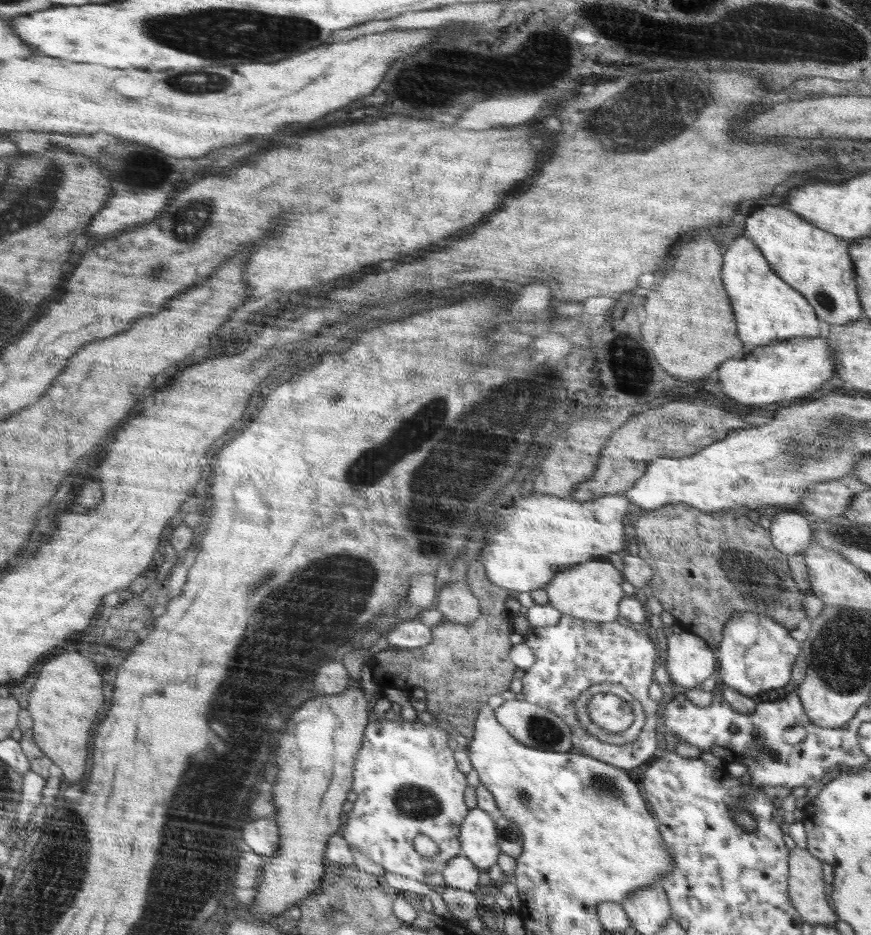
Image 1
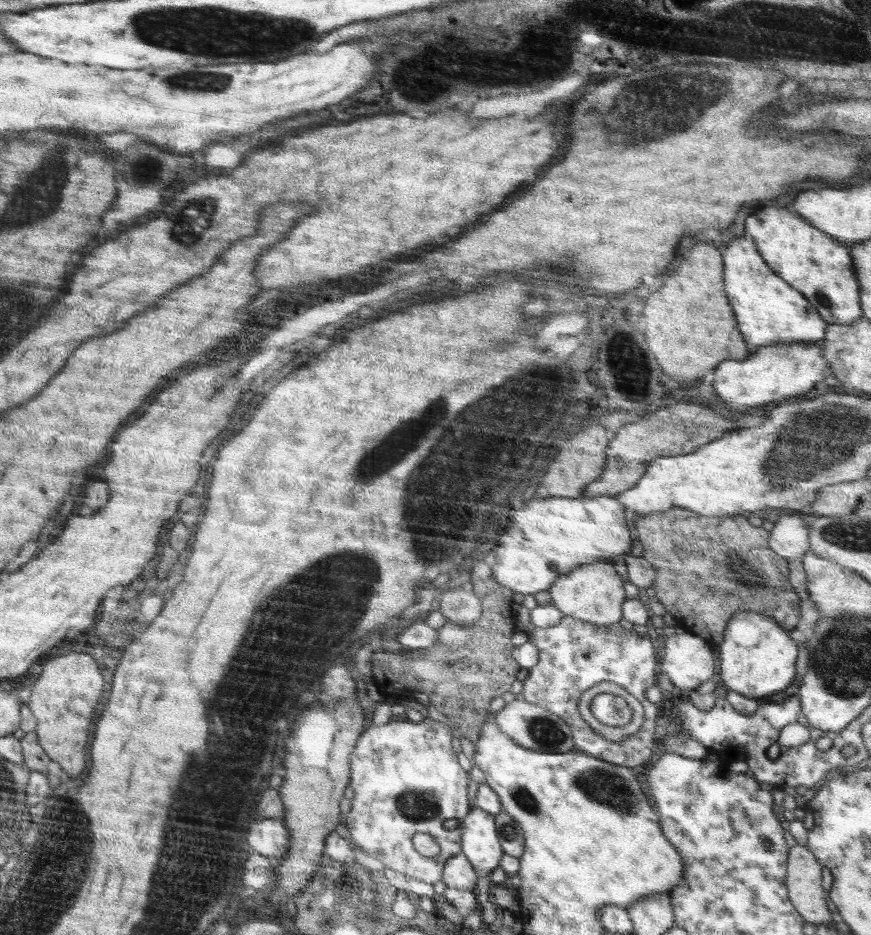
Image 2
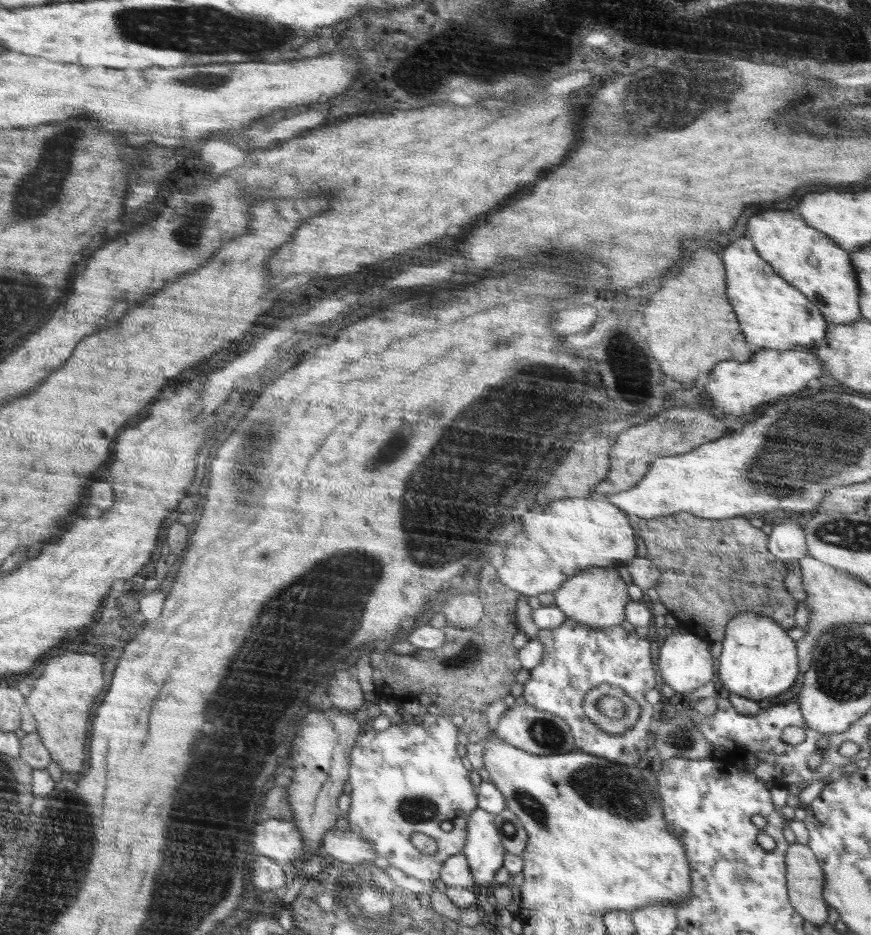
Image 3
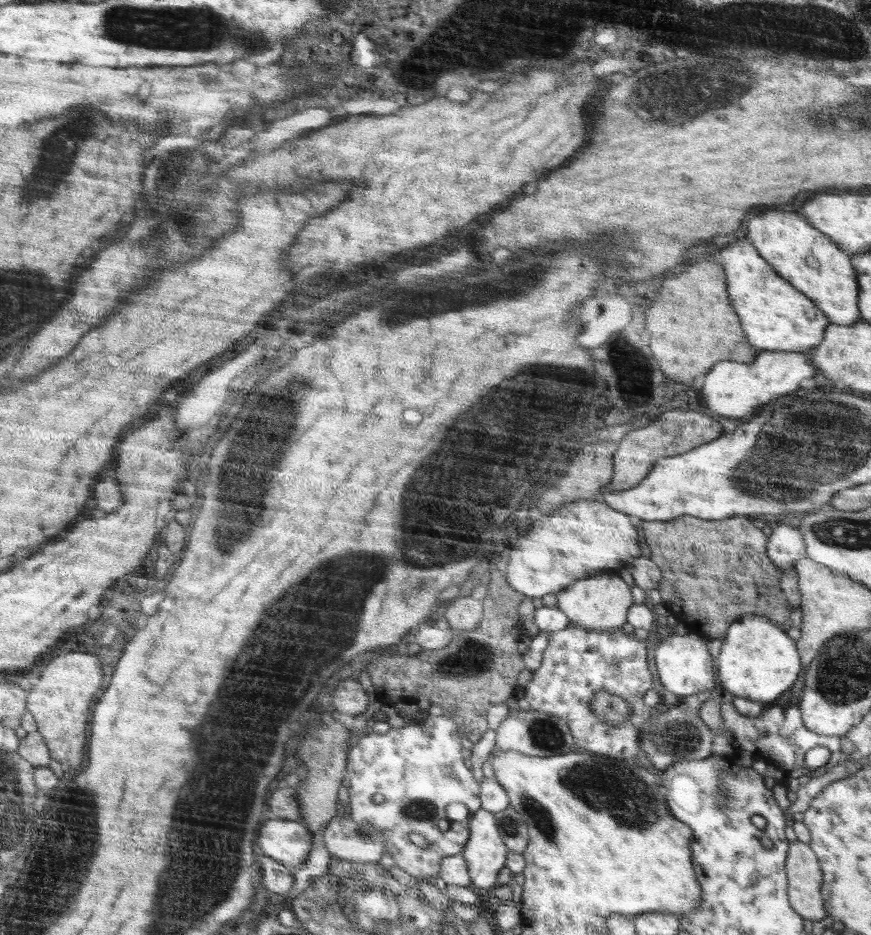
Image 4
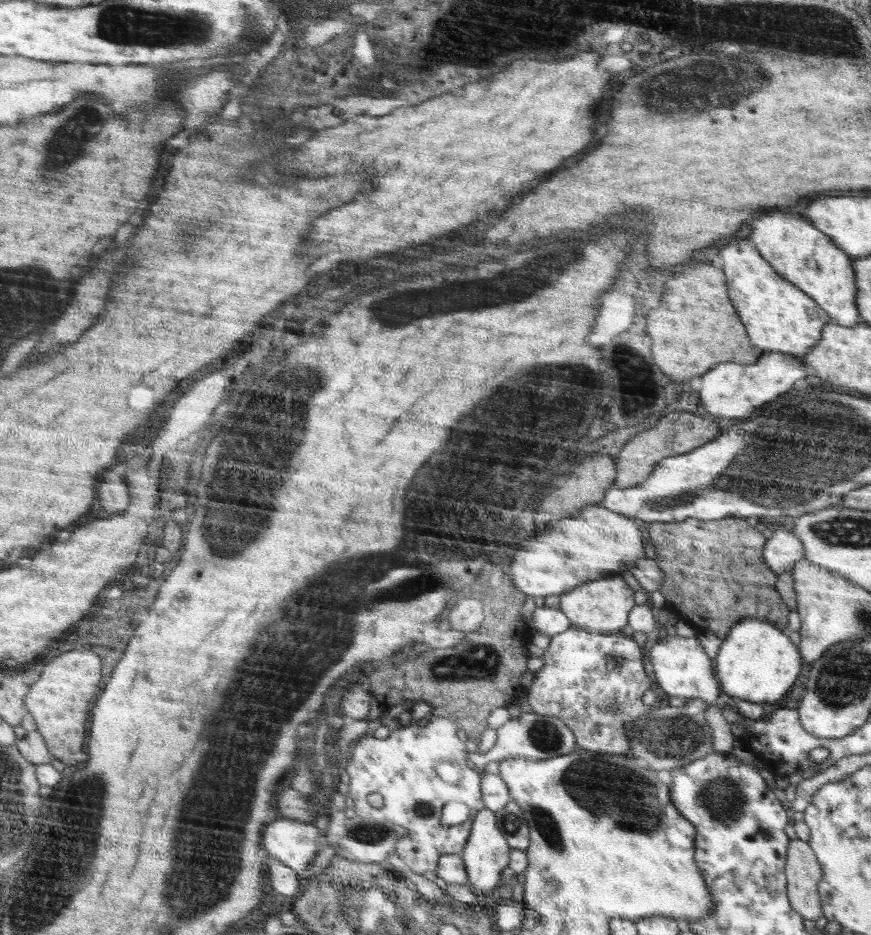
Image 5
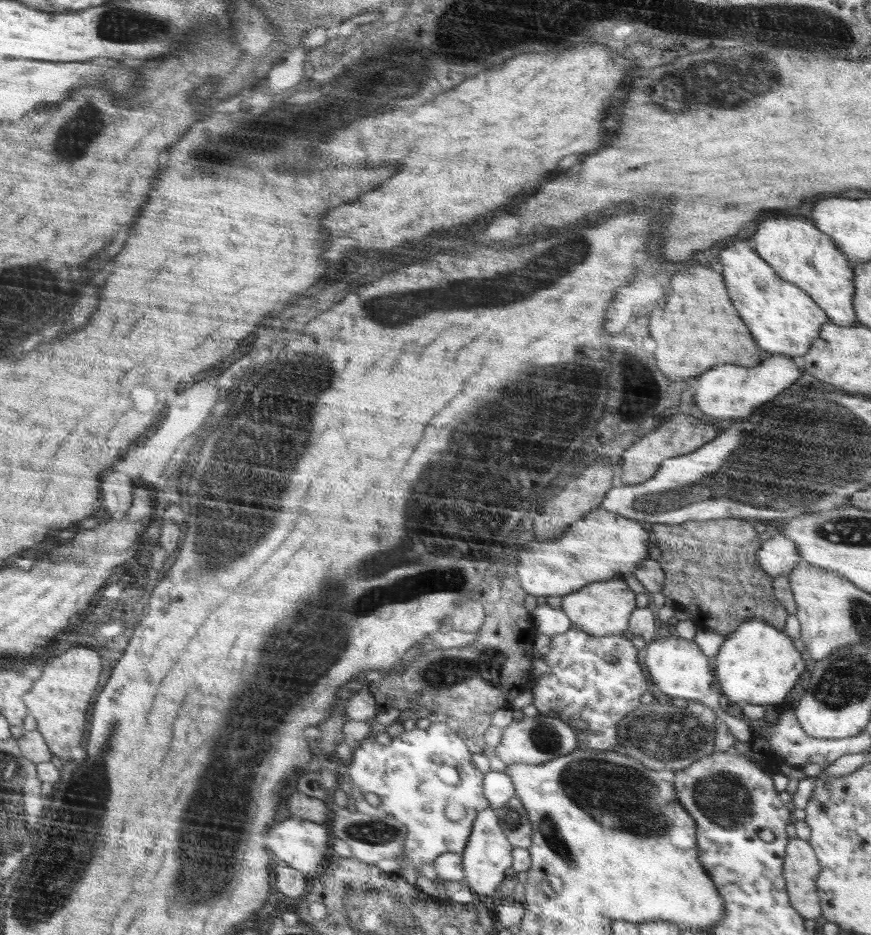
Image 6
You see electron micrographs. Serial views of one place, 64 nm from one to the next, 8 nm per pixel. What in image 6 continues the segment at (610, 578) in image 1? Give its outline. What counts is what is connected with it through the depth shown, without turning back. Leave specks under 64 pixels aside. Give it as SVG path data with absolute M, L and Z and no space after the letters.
M623 578L594 582L580 591L563 597L561 609L568 615L576 629L594 636L620 635L629 628L629 618L636 610L635 593Z

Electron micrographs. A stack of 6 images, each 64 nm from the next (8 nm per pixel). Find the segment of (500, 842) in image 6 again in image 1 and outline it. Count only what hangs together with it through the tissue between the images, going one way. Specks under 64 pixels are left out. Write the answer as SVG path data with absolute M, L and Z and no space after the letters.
M480 808L468 811L460 826L460 848L480 871L488 871L497 864L502 853L498 846L498 832L490 813Z

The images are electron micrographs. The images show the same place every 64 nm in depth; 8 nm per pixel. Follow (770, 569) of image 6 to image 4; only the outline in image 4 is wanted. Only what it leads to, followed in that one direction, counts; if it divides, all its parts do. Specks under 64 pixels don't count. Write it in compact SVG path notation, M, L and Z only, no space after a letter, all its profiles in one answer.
M795 524L774 528L772 536L767 538L767 556L772 565L784 572L792 569L798 560L807 557L802 536Z

